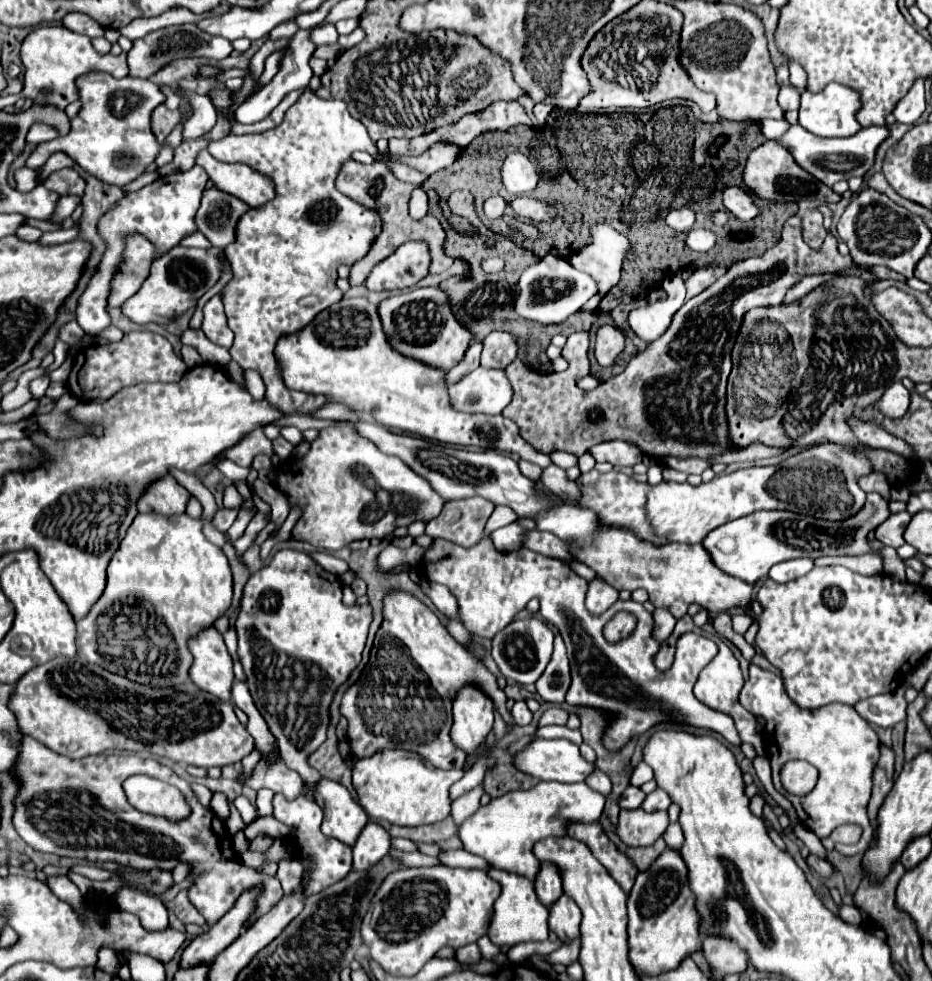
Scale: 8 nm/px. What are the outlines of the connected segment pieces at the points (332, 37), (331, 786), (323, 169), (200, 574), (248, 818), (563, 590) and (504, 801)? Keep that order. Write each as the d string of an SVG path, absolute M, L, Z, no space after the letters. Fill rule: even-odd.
M325 25L325 27L317 27L315 31L311 31L311 41L317 46L331 45L337 43L337 29L335 25Z
M321 777L313 787L313 797L323 809L321 833L343 841L345 845L355 845L359 831L367 825L369 817L349 791L341 783Z
M311 89L303 91L277 129L261 135L227 135L221 141L209 143L207 149L219 161L247 163L275 181L277 199L247 211L237 223L235 243L225 249L233 267L233 279L231 289L221 291L221 299L229 327L235 333L235 343L229 349L231 359L243 369L261 373L267 387L265 397L271 405L281 407L285 413L305 415L327 403L327 399L323 395L289 391L281 383L273 347L281 335L301 331L319 311L343 297L335 285L339 263L355 265L369 253L373 239L381 233L377 211L337 191L335 177L341 163L355 149L367 151L375 160L382 159L382 155L369 139L365 125L349 115L343 101L319 99Z
M137 513L137 517L133 519L125 539L121 541L117 553L113 555L109 567L107 567L107 587L101 595L101 599L91 607L89 615L85 615L83 619L79 619L77 623L77 645L79 645L79 653L87 657L89 663L95 663L95 665L101 665L103 669L111 671L111 673L117 673L117 675L123 675L135 683L149 683L149 685L155 685L155 687L169 687L169 685L177 685L177 683L185 683L189 679L189 667L191 667L191 653L187 649L187 639L193 637L195 633L199 633L203 627L211 627L213 621L217 617L221 617L229 605L231 605L231 595L233 595L233 589L231 589L233 581L231 581L231 569L229 569L229 563L227 563L227 557L223 555L221 547L213 545L207 541L207 537L203 535L203 523L201 519L191 519L187 513L181 513L181 515L175 515L173 519L165 519L163 515L141 515Z
M239 795L235 801L233 801L233 805L239 809L239 813L241 813L241 817L243 817L243 821L245 821L245 825L249 825L255 817L257 817L257 811L255 811L255 807L243 797L243 795Z
M437 539L435 545L427 549L423 563L429 581L447 585L455 595L459 619L465 629L481 639L493 639L497 631L501 631L515 619L519 611L525 609L527 601L539 597L541 617L557 627L567 645L573 677L567 703L575 707L601 709L609 715L609 725L601 737L601 743L607 751L621 751L631 741L631 737L639 737L659 723L679 723L697 729L709 729L723 735L731 745L741 745L733 717L705 707L693 695L693 685L699 671L717 655L717 645L711 639L685 633L677 643L677 659L673 667L663 673L653 663L653 657L659 651L659 641L653 637L653 615L641 603L631 599L617 601L603 615L591 615L585 607L585 579L573 573L559 559L539 555L525 547L501 553L489 539L469 549ZM621 609L637 615L639 623L627 639L611 645L603 639L601 631L605 623Z
M541 781L529 791L513 791L491 799L487 807L481 807L465 823L459 825L459 837L465 851L475 853L489 861L495 869L513 871L517 875L535 879L540 870L540 861L533 855L535 841L543 837L567 835L569 823L595 823L603 813L605 797L585 783L559 783Z

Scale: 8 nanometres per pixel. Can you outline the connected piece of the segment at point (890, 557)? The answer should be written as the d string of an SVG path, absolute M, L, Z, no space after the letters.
M867 493L867 501L857 511L857 515L843 519L843 521L825 521L825 519L811 519L811 515L791 513L791 511L757 511L753 515L729 521L717 529L713 529L707 539L703 541L703 547L711 553L715 565L747 583L755 583L763 577L767 577L769 569L775 563L807 557L817 559L823 555L865 555L865 553L877 553L883 557L883 573L893 575L893 579L905 581L905 565L899 559L897 551L891 547L883 547L881 551L873 551L867 545L867 535L877 529L887 517L889 501L883 499L877 493Z

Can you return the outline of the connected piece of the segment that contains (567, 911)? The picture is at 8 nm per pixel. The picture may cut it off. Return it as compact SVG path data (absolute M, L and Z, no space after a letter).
M563 893L551 907L549 907L549 929L557 933L561 941L569 941L579 937L579 923L581 923L581 911L573 903L573 899L567 899Z

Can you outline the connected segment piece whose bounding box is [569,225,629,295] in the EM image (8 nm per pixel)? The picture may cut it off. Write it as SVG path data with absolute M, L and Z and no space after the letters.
M599 225L593 229L593 243L571 255L569 263L575 269L591 275L599 285L599 293L605 295L613 285L617 285L627 251L629 243L623 235Z

